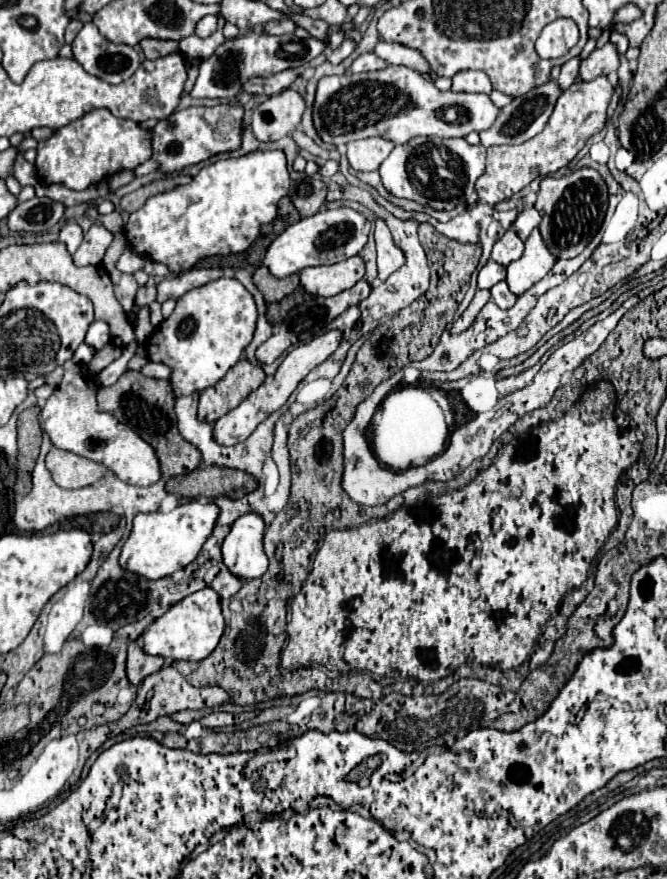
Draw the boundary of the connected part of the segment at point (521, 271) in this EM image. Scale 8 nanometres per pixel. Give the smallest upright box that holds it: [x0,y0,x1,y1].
[507,228,555,296]

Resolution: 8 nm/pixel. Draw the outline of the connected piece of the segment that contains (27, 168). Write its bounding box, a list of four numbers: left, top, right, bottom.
[13,154,37,186]

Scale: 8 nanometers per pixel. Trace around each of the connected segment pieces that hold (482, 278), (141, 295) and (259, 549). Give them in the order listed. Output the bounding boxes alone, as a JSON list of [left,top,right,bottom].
[[479,260,505,290],[135,284,157,308],[223,514,267,582]]

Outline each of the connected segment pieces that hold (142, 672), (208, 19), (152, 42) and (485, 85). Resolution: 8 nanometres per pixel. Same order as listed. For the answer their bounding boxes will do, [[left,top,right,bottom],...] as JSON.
[[127,642,163,686],[195,16,217,38],[139,38,179,60],[453,70,493,94]]

